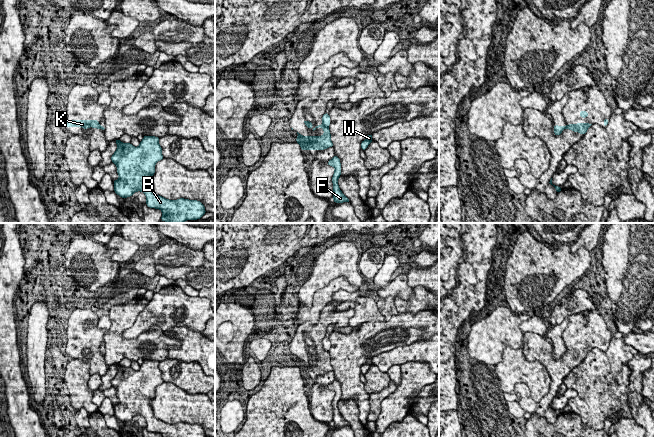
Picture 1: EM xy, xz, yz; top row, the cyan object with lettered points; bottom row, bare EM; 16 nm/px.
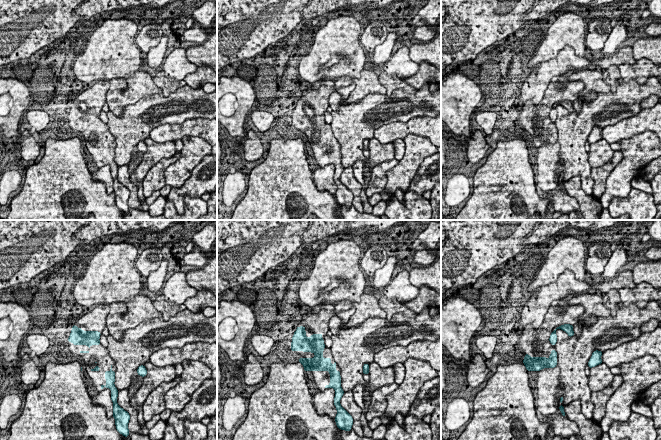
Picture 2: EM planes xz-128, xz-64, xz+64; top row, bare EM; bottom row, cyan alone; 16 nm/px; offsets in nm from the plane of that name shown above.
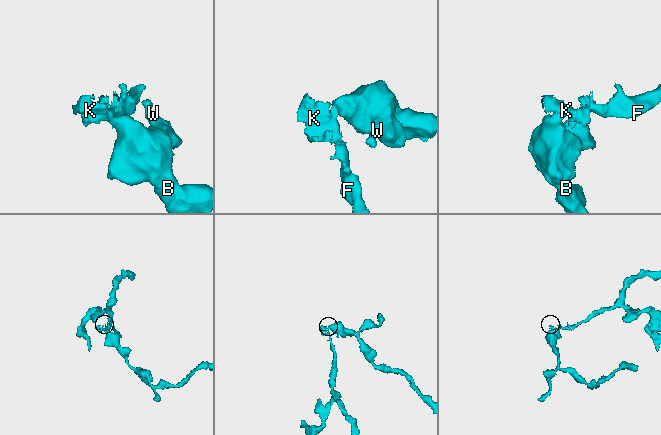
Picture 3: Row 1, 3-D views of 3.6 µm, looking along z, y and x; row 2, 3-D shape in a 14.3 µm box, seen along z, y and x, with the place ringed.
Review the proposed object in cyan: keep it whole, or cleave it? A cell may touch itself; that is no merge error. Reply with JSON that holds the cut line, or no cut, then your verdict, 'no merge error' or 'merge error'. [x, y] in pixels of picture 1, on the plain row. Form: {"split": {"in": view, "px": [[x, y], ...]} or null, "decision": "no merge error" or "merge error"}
{"split": {"in": "xz", "px": [[322, 348], [327, 351]]}, "decision": "merge error"}

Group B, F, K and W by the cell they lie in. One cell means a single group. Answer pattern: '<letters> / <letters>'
B W / F K

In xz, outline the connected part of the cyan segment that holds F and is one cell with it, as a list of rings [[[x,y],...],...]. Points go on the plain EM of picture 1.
[[[334,380],[331,384],[328,385],[327,387],[329,390],[333,390],[335,392],[333,401],[332,401],[332,407],[333,407],[333,424],[335,427],[343,427],[343,426],[349,426],[350,424],[349,422],[347,422],[342,415],[339,412],[338,409],[338,402],[341,399],[341,387],[340,387],[340,383],[338,382],[338,380]]]

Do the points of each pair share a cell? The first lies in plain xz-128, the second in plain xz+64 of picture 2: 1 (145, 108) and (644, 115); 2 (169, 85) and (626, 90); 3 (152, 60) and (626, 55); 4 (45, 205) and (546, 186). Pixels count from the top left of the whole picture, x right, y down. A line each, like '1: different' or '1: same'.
1: different
2: different
3: different
4: different

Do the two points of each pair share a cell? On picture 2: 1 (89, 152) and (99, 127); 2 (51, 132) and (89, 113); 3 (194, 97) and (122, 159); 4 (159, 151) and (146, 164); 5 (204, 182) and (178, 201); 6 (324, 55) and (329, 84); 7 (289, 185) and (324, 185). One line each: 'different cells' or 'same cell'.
1: same cell
2: same cell
3: same cell
4: same cell
5: same cell
6: different cells
7: different cells

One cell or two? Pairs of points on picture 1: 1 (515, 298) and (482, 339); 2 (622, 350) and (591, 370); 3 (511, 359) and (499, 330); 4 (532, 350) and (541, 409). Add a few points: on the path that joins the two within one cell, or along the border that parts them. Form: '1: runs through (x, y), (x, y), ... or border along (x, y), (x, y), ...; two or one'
1: border along (507, 306), (515, 313), (531, 313); two
2: runs through (614, 358), (602, 370), (599, 370); one
3: border along (521, 347), (507, 346), (503, 358), (494, 365); two
4: runs through (548, 361), (555, 368), (555, 385), (552, 393); one

